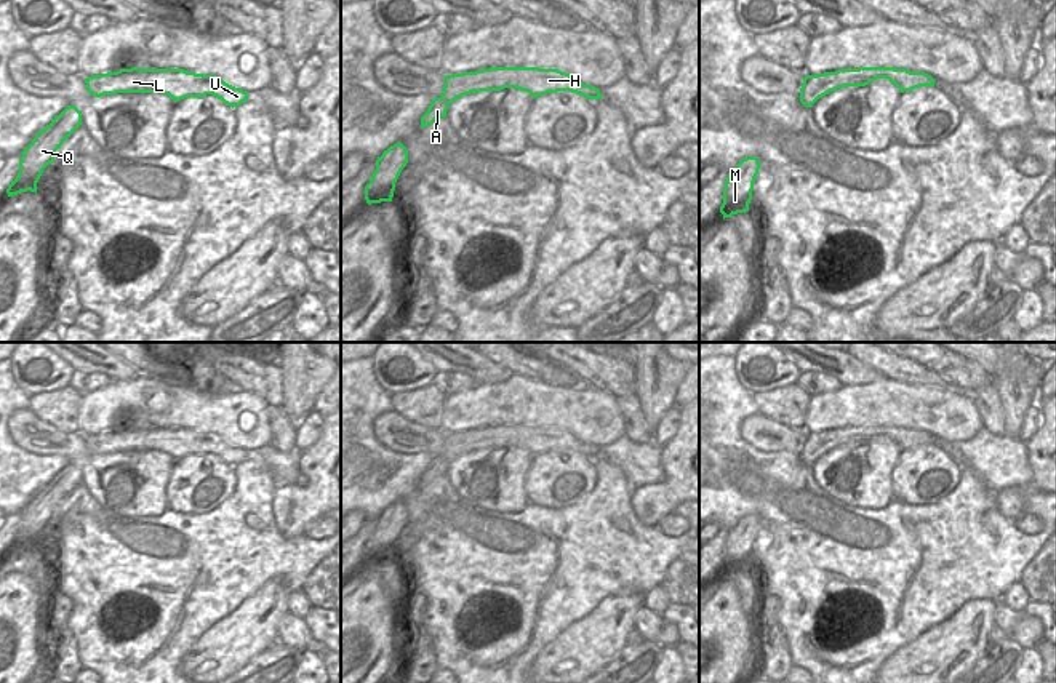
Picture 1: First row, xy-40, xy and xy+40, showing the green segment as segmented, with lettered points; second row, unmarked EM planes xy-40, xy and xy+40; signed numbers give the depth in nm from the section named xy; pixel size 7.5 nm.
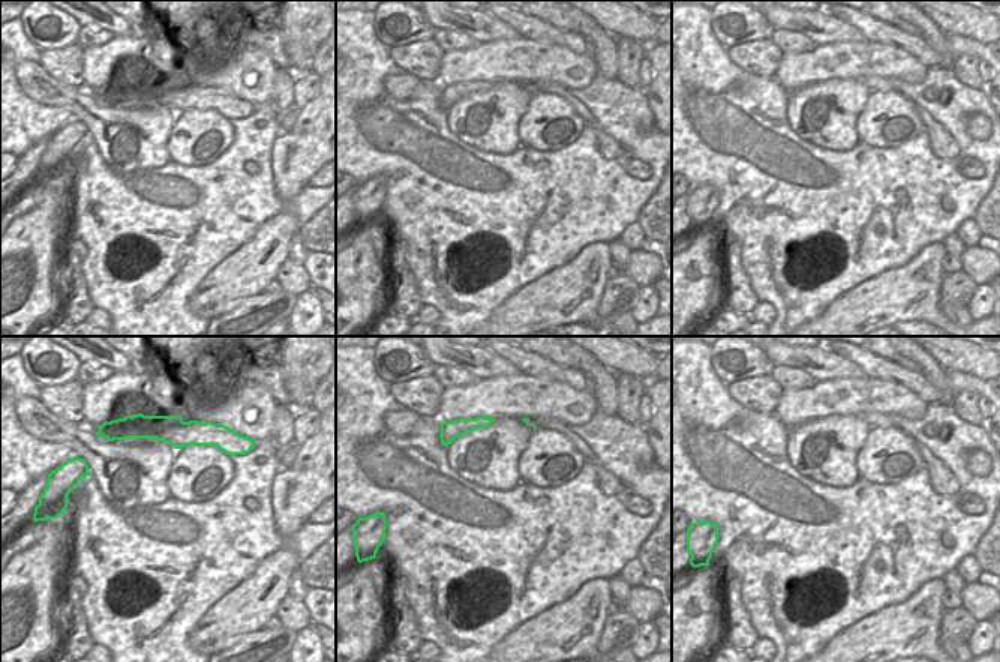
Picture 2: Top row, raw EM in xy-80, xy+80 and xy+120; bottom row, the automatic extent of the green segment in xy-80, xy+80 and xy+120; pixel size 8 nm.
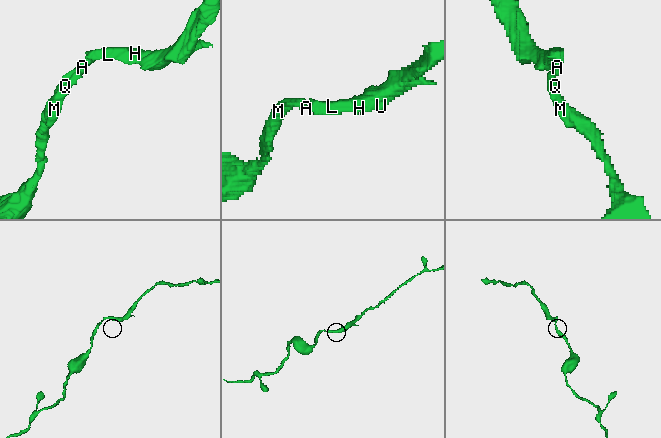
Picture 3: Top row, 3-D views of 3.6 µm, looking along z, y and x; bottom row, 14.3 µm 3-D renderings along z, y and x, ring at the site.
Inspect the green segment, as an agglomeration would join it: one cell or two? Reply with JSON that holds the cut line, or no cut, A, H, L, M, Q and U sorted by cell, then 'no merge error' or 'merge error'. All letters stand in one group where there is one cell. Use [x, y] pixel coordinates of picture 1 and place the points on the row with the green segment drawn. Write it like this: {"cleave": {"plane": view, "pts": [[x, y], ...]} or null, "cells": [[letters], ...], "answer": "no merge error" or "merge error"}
{"cleave": null, "cells": [["A", "H", "L", "M", "Q", "U"]], "answer": "no merge error"}

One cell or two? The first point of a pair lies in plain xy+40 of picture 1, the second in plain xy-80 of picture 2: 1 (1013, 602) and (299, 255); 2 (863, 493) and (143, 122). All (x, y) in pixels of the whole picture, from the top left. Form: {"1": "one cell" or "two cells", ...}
{"1": "one cell", "2": "one cell"}

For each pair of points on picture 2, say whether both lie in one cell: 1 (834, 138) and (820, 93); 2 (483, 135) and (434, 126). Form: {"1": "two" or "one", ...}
{"1": "one", "2": "two"}

